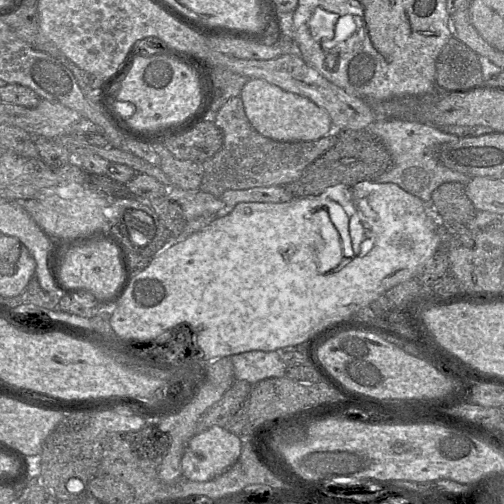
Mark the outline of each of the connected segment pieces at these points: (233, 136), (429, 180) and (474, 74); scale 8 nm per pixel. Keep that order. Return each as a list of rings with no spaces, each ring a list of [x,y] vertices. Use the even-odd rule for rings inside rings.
[[[240,96],[229,99],[216,113],[215,125],[223,133],[223,146],[213,157],[202,162],[202,181],[216,183],[226,190],[242,190],[260,186],[285,186],[301,177],[304,171],[317,158],[332,148],[336,143],[336,130],[325,137],[305,142],[279,142],[259,134],[248,121]]]
[[[377,118],[376,120],[374,120],[372,123],[370,123],[365,129],[354,129],[354,130],[368,130],[370,132],[372,132],[373,134],[379,136],[384,143],[386,144],[387,148],[390,151],[391,157],[392,157],[392,164],[390,166],[390,168],[383,173],[380,177],[378,177],[377,179],[375,179],[374,181],[378,182],[378,183],[394,183],[396,185],[398,185],[399,187],[401,187],[403,190],[405,190],[406,192],[420,198],[422,201],[424,201],[426,204],[430,204],[430,200],[431,200],[431,195],[433,193],[433,191],[439,187],[441,184],[446,183],[446,182],[460,182],[462,184],[467,184],[470,177],[464,173],[452,170],[448,167],[446,167],[445,165],[443,165],[442,163],[440,163],[435,157],[434,157],[434,146],[441,144],[441,143],[445,143],[445,142],[449,142],[449,141],[456,141],[459,139],[458,136],[453,135],[453,134],[448,134],[448,133],[444,133],[439,131],[436,128],[433,128],[431,126],[425,125],[425,124],[421,124],[418,122],[408,122],[408,121],[402,121],[402,120],[398,120],[398,119],[388,119],[388,118]]]
[[[451,37],[436,61],[436,88],[460,91],[484,83],[479,55]]]

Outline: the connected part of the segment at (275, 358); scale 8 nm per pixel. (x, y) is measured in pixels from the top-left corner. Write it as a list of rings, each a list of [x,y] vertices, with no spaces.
[[[252,350],[231,356],[234,368],[235,380],[247,381],[256,384],[267,378],[278,378],[285,376],[286,365],[282,361],[278,351]]]

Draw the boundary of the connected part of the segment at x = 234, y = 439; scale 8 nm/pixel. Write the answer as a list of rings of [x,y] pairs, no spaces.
[[[212,426],[194,435],[181,460],[183,478],[204,482],[233,466],[242,450],[242,442],[234,433],[221,426]]]

